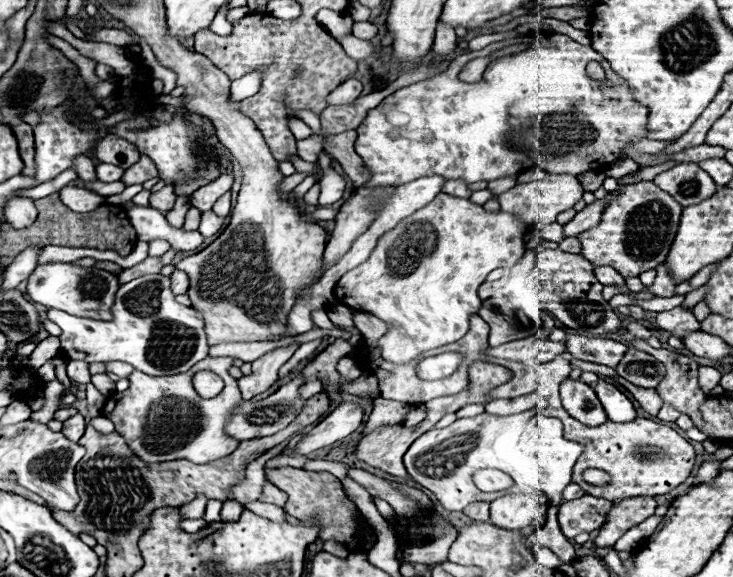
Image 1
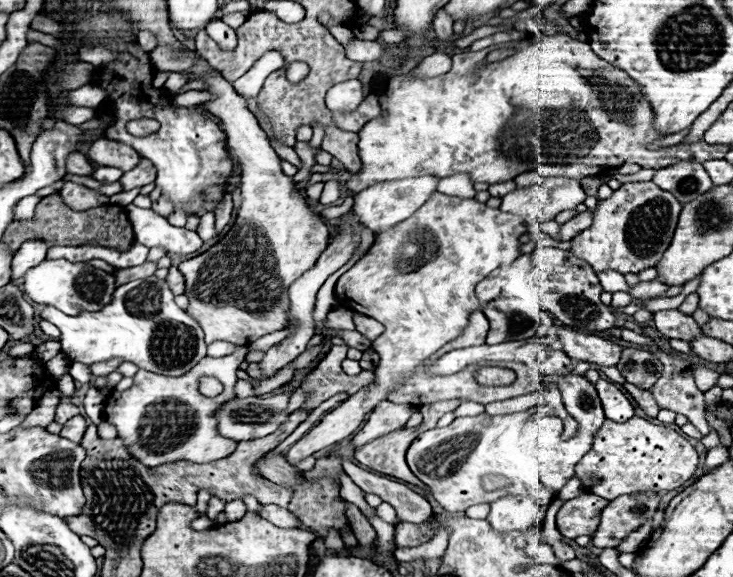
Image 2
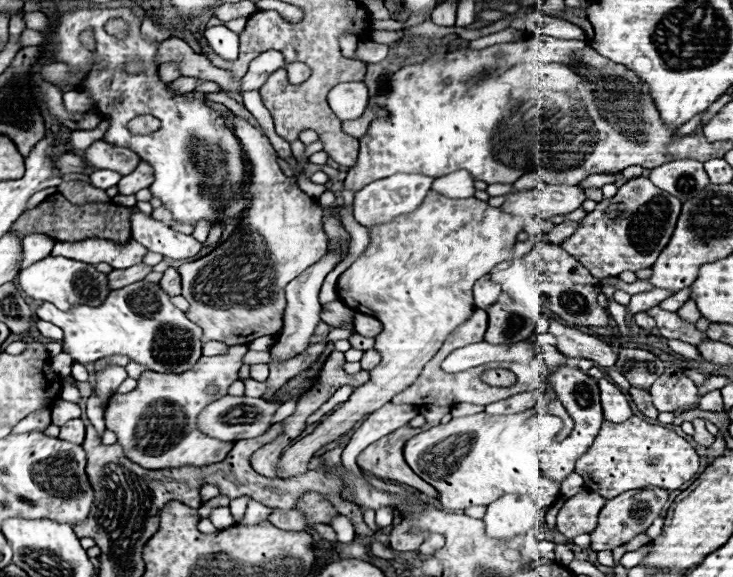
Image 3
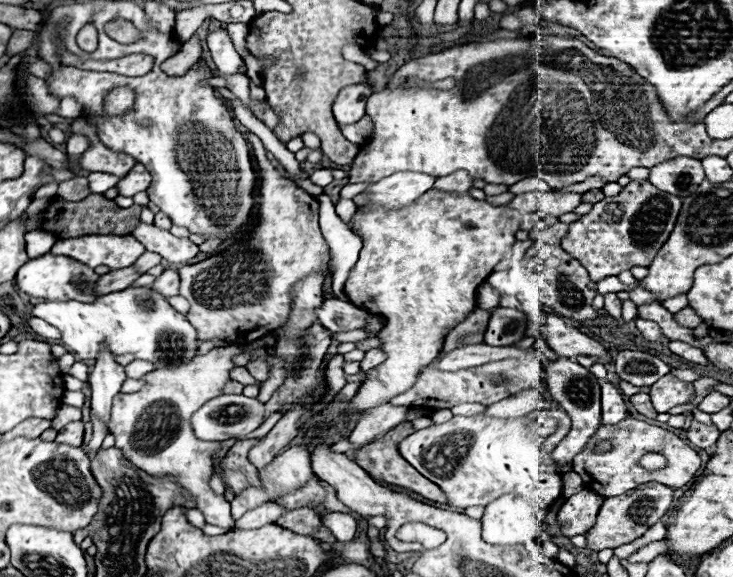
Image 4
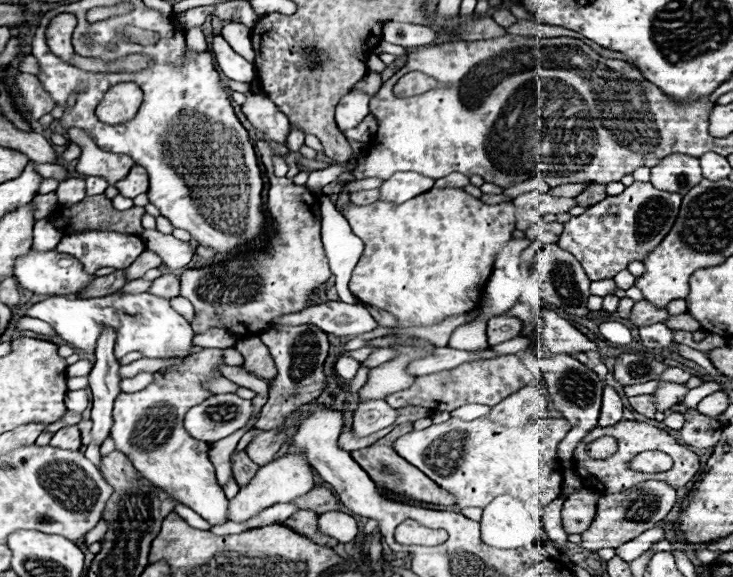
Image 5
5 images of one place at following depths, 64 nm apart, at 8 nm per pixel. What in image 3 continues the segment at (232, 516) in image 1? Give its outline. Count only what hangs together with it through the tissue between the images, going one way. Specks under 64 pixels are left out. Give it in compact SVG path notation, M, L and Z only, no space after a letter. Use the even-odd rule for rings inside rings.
M240 496L240 498L234 498L234 500L230 502L230 512L232 512L232 516L234 516L234 520L236 520L236 522L244 516L246 506L248 506L248 502L250 502L250 500L252 500L250 496Z

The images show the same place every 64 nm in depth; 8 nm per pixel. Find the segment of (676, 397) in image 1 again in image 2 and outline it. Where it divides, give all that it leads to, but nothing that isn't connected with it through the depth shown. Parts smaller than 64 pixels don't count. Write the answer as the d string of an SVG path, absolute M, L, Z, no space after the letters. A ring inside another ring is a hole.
M660 352L658 358L664 364L663 377L650 388L654 400L660 408L684 414L703 437L709 433L709 424L705 419L704 394L696 388L692 378L692 362L684 358L674 358Z

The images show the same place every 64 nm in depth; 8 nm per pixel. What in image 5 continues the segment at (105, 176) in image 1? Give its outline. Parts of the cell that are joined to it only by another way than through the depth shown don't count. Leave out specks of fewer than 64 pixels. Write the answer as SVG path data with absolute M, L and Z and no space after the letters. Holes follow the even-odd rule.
M88 176L86 178L86 196L96 196L96 194L104 194L104 190L108 188L106 180L100 180L96 176Z

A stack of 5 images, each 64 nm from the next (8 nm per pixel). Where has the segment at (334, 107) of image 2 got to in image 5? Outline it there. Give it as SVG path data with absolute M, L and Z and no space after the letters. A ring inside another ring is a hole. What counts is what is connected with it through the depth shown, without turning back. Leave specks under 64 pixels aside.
M352 90L348 92L348 96L344 96L344 100L340 100L340 104L336 106L336 124L342 132L356 128L368 114L368 94Z

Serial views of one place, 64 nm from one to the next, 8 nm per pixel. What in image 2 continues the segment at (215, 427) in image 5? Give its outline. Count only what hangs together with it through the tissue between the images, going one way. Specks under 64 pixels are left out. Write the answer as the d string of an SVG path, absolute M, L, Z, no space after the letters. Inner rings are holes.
M290 392L270 398L232 398L216 410L216 430L220 436L236 442L268 436L288 420L284 414L288 400Z

